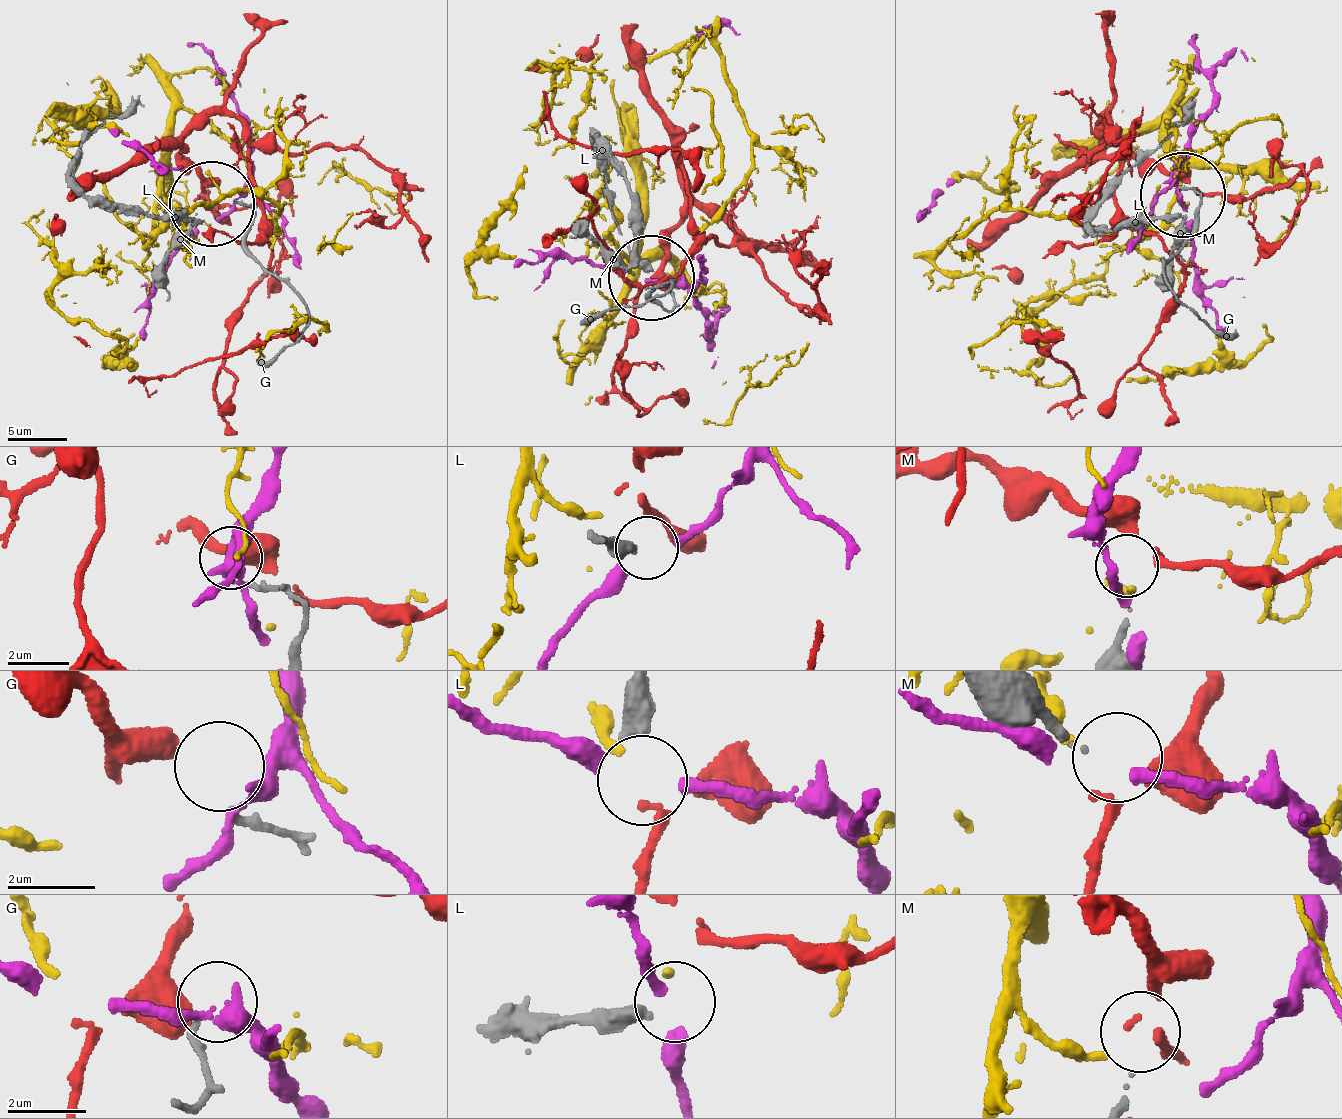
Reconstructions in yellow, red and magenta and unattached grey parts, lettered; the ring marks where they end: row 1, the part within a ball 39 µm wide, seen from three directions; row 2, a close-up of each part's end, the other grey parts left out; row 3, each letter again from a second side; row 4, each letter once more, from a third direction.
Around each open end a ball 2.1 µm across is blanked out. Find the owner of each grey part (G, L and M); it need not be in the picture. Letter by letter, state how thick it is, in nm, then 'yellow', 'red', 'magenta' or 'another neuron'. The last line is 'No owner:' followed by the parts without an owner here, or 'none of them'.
G: calibre 170 nm; another neuron
L: calibre 500 nm; another neuron
M: calibre 50 nm; red
No owner: G, L

